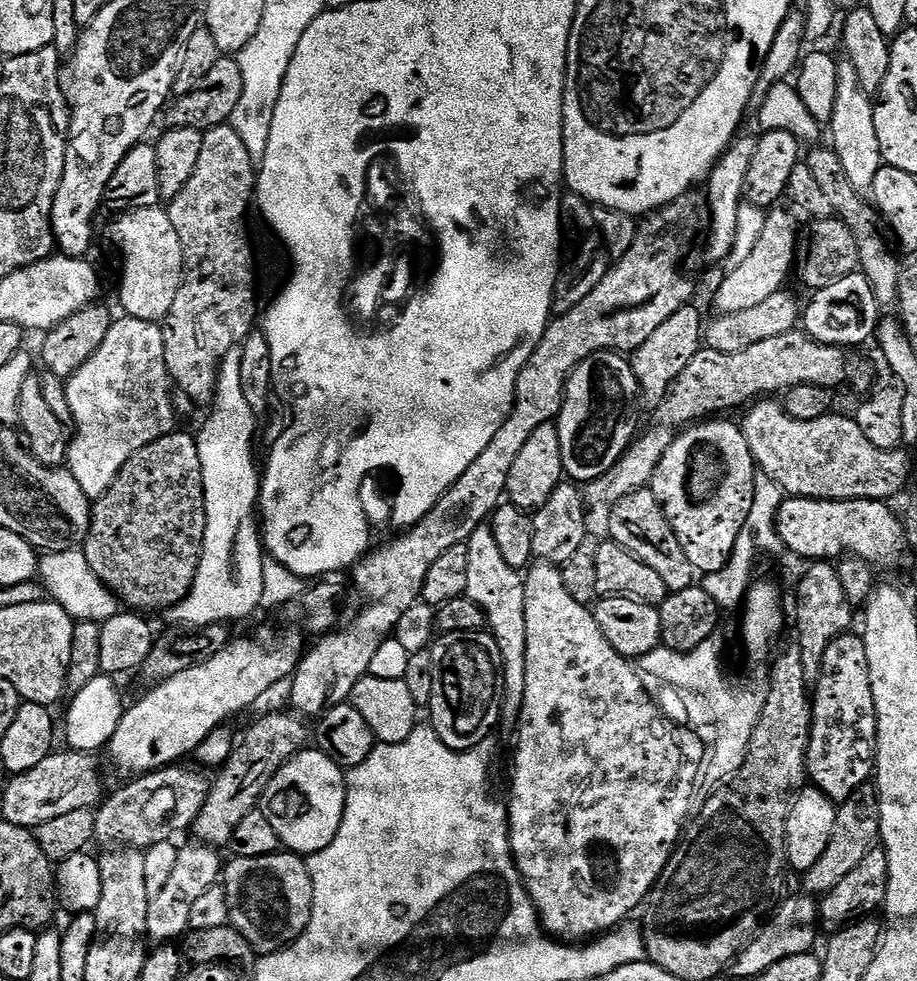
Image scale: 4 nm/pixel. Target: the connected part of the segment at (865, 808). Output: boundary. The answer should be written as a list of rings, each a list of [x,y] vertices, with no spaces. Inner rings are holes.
[[[866,783],[844,803],[837,807],[833,833],[826,846],[826,851],[814,866],[803,873],[803,891],[811,896],[824,896],[827,892],[838,886],[858,863],[862,862],[866,854],[872,851],[879,843],[881,826],[881,808],[879,793],[875,785]]]

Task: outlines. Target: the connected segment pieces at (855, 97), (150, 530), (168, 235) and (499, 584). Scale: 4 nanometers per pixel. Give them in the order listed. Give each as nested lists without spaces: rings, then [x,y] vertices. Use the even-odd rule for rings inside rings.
[[[847,58],[841,59],[837,66],[837,98],[830,121],[830,147],[838,154],[842,167],[846,170],[846,178],[850,178],[850,186],[861,194],[871,193],[874,178],[882,166],[878,130],[874,130],[875,113],[873,97],[862,90],[862,82],[858,82],[858,70],[854,70]]]
[[[174,430],[168,436],[142,446],[114,478],[110,490],[92,506],[92,525],[84,539],[82,550],[90,570],[114,593],[125,609],[140,614],[173,608],[190,594],[200,565],[206,534],[206,502],[202,482],[202,462],[198,458],[195,435]]]
[[[163,207],[139,208],[137,212],[126,212],[119,217],[120,229],[116,232],[116,244],[120,247],[120,256],[124,259],[124,269],[120,272],[120,304],[127,315],[139,320],[163,322],[178,298],[178,290],[184,284],[186,257],[174,222],[170,222]]]
[[[481,526],[470,534],[467,542],[470,550],[469,565],[470,575],[466,581],[466,597],[476,603],[485,615],[487,631],[491,632],[494,642],[498,642],[498,650],[502,654],[504,663],[504,690],[500,702],[499,727],[515,729],[520,722],[522,702],[526,698],[526,590],[524,589],[524,576],[517,569],[512,568],[502,558],[498,550],[498,541],[494,538],[491,527]]]

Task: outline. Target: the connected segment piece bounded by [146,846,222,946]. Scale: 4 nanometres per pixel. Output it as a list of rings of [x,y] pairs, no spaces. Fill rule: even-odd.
[[[195,846],[196,848],[184,848],[175,853],[174,868],[170,878],[149,899],[148,913],[146,914],[146,930],[148,939],[153,945],[159,946],[169,942],[179,941],[179,936],[190,929],[190,914],[198,898],[202,898],[206,881],[200,876],[219,877],[222,872],[221,853],[215,848],[207,846]],[[180,872],[193,872],[196,876],[180,876]]]

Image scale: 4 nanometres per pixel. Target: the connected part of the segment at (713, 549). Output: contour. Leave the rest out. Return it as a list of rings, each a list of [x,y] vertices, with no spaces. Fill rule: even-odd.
[[[712,418],[685,427],[681,431],[684,433],[681,436],[679,433],[666,454],[662,454],[662,462],[658,462],[650,481],[651,490],[658,498],[678,542],[686,550],[686,558],[690,558],[693,568],[700,574],[722,570],[730,562],[735,542],[754,501],[755,476],[758,471],[756,460],[747,445],[741,425],[736,422],[731,424],[726,419]]]

